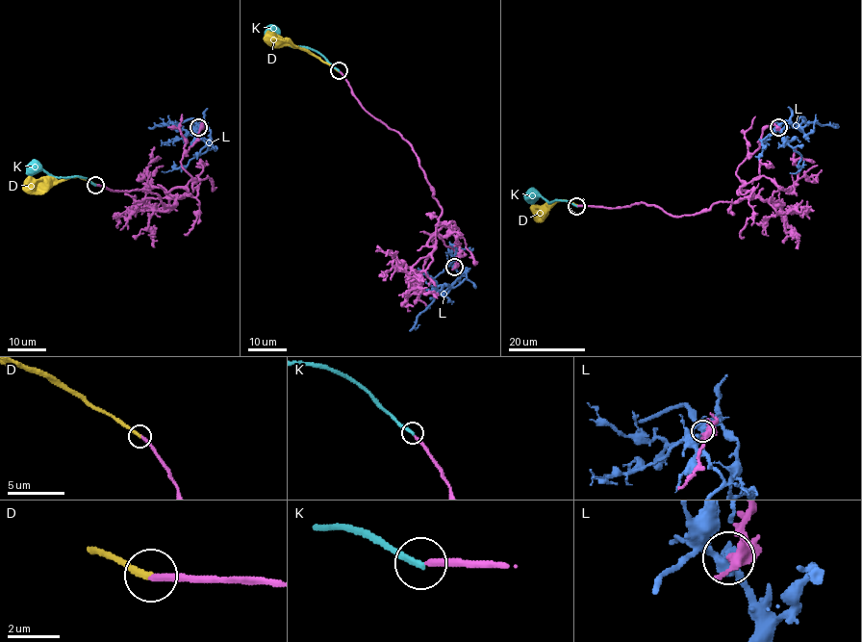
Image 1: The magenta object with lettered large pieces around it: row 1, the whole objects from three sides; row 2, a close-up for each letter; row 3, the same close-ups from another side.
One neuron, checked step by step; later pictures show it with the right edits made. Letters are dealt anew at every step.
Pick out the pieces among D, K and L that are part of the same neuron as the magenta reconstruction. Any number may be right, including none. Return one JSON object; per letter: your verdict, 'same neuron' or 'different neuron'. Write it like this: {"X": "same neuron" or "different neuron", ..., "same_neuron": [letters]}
{"D": "same neuron", "K": "different neuron", "L": "different neuron", "same_neuron": ["D"]}

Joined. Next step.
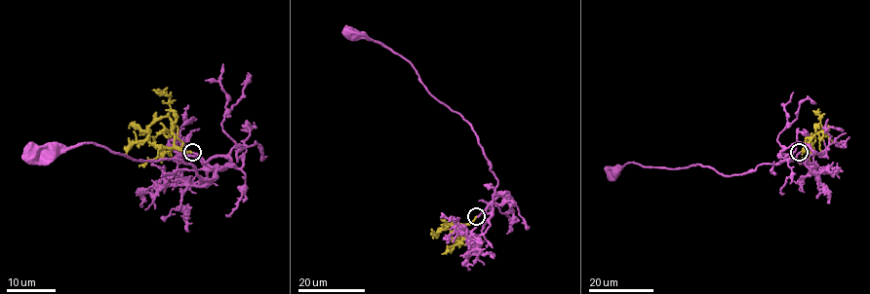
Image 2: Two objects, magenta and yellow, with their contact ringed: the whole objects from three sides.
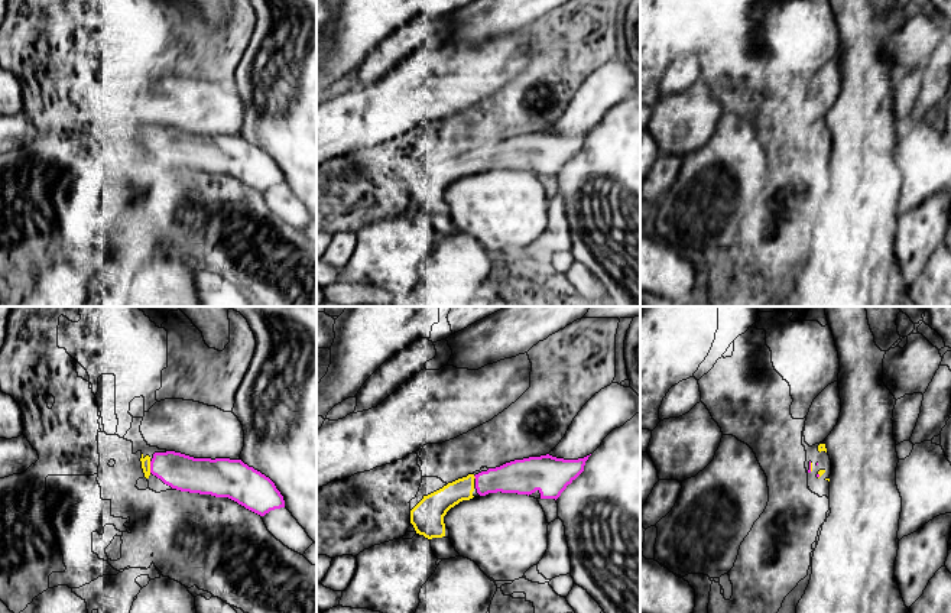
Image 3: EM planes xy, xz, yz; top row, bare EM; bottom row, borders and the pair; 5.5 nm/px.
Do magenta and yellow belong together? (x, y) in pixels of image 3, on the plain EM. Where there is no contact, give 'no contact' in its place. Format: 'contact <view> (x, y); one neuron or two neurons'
contact xy (151, 143); one neuron

